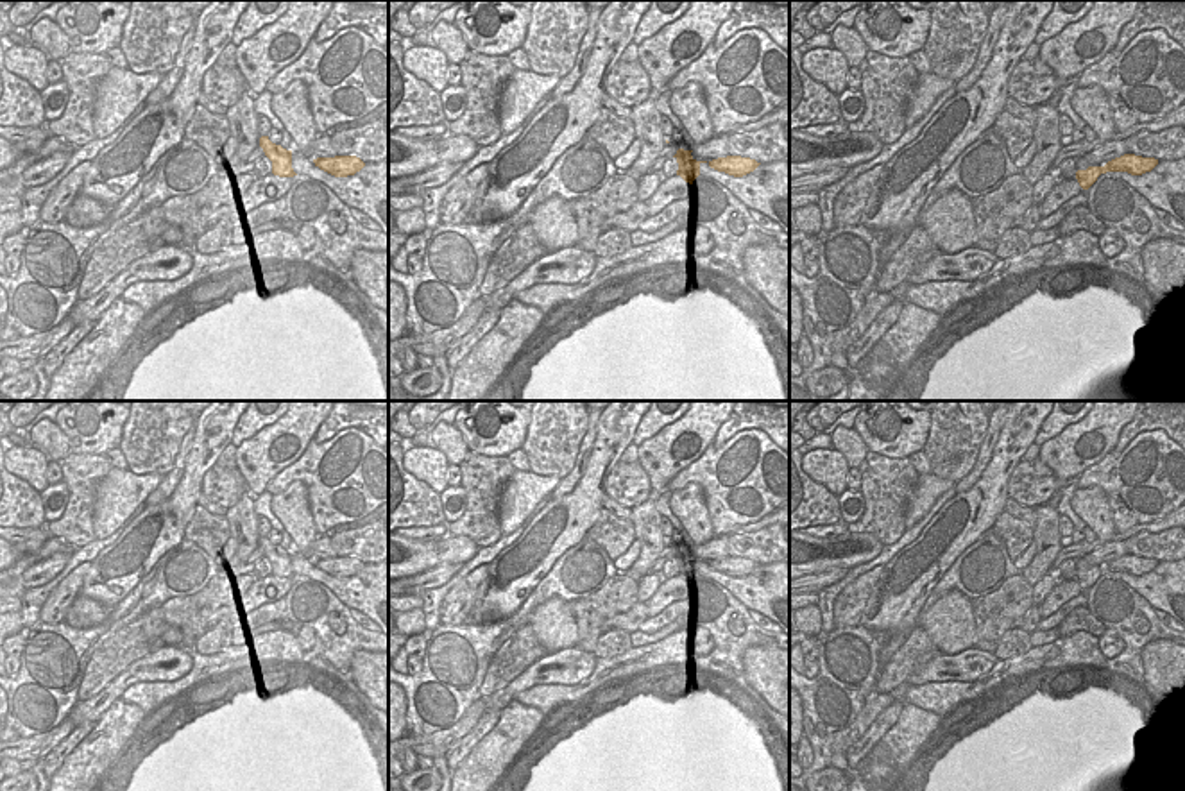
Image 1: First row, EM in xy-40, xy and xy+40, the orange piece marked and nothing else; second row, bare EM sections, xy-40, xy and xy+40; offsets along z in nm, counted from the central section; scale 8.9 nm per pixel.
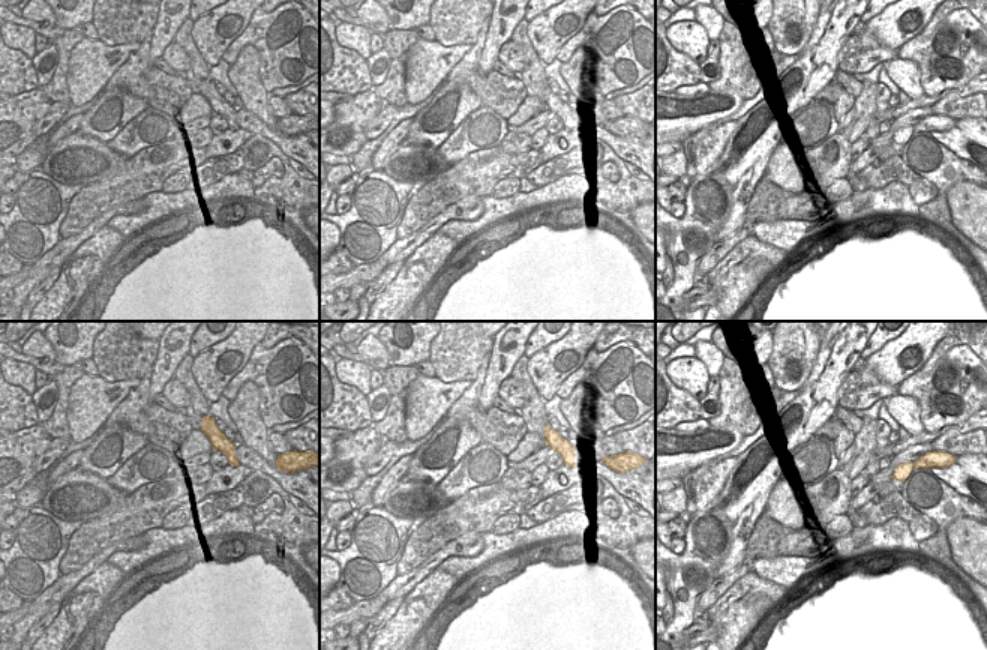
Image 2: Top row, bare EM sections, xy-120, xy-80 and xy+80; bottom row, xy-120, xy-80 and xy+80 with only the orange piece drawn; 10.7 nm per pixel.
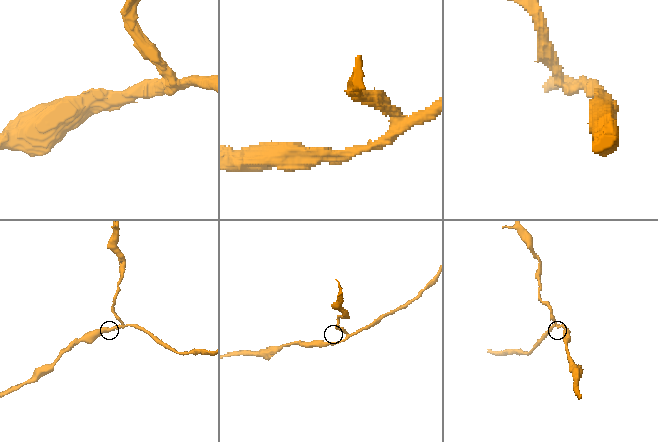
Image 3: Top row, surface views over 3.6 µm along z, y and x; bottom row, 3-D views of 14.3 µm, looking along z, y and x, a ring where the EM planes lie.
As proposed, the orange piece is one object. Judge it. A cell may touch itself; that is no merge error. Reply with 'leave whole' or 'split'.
split

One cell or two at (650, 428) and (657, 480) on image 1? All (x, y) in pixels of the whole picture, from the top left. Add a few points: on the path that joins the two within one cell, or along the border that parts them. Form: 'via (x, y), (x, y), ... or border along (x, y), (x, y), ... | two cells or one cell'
border along (679, 419), (664, 425), (638, 448) | two cells

